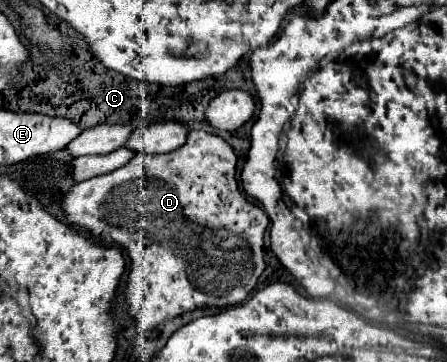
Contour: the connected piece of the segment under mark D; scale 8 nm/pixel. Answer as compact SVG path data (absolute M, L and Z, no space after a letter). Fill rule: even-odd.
M191 131L181 149L161 155L133 157L133 161L121 169L75 183L63 197L63 211L67 213L71 225L85 227L99 241L115 243L129 251L131 275L125 301L131 305L139 333L147 333L155 325L175 315L193 311L195 307L237 305L255 289L265 269L263 233L269 225L269 217L259 205L247 201L247 197L239 191L235 165L237 155L223 137L207 131ZM237 221L243 221L241 225L245 227L235 229Z

